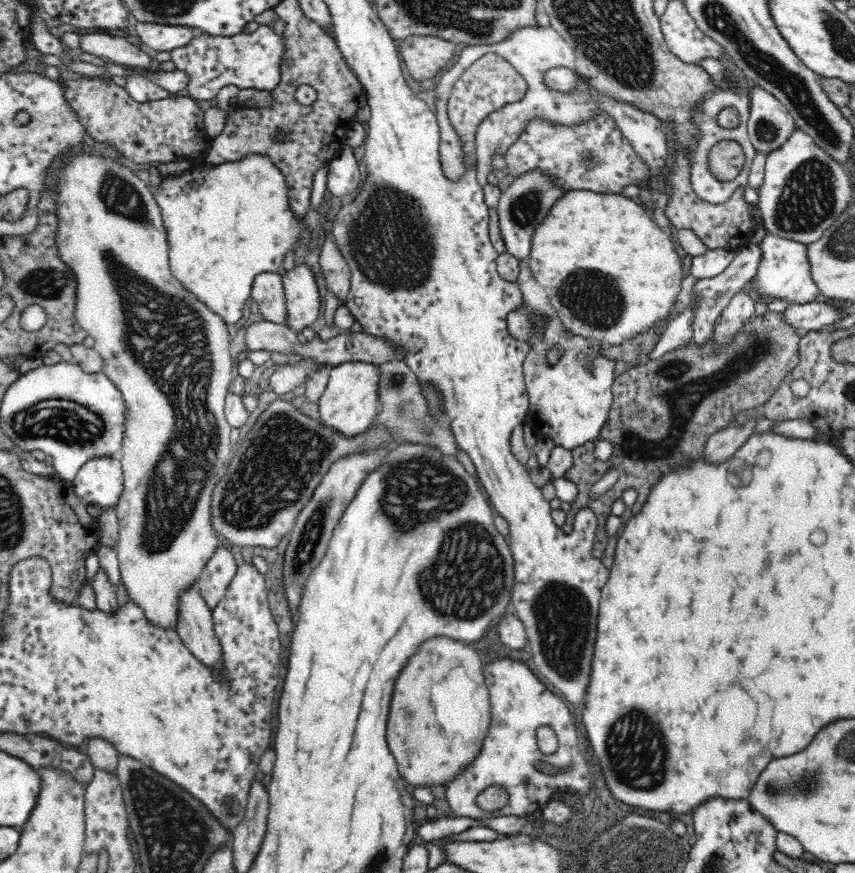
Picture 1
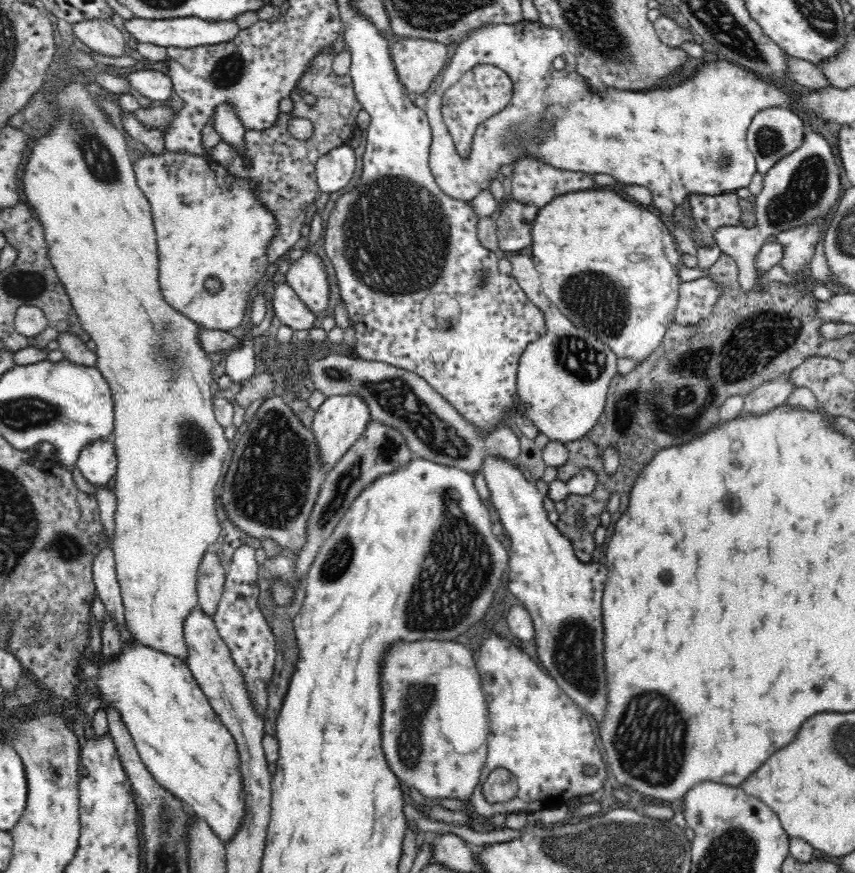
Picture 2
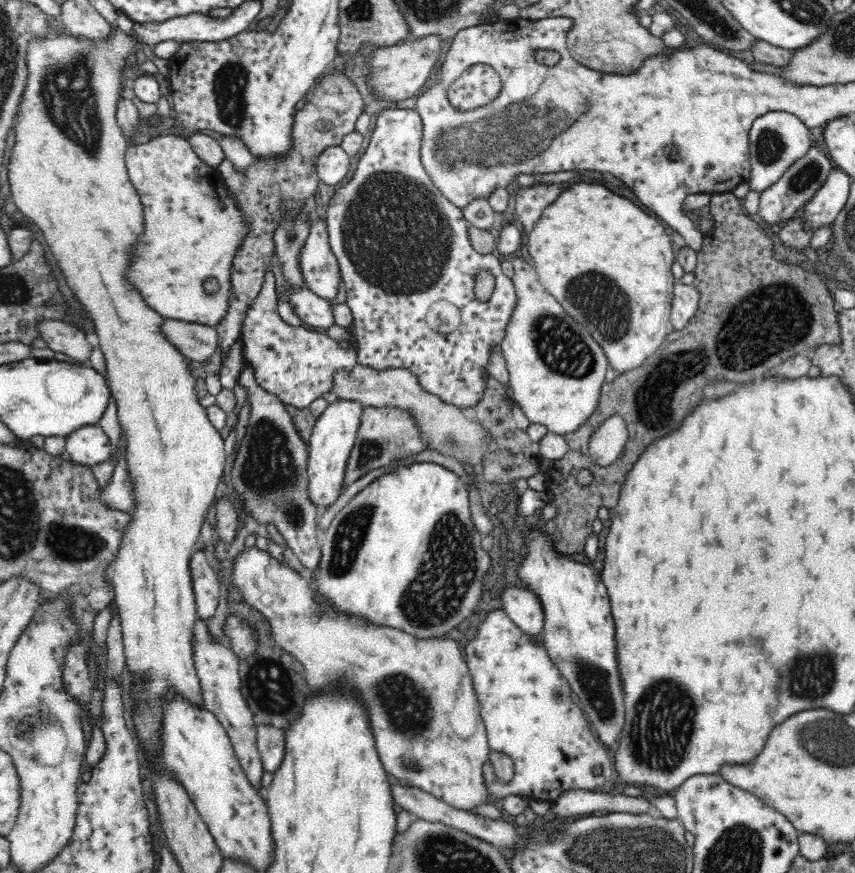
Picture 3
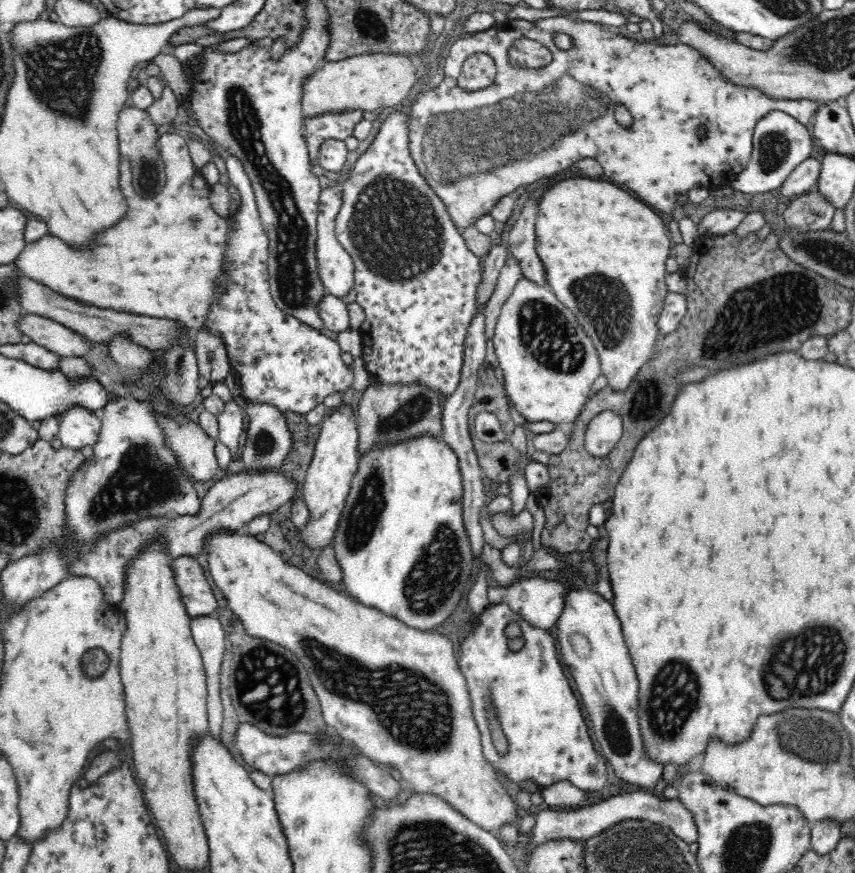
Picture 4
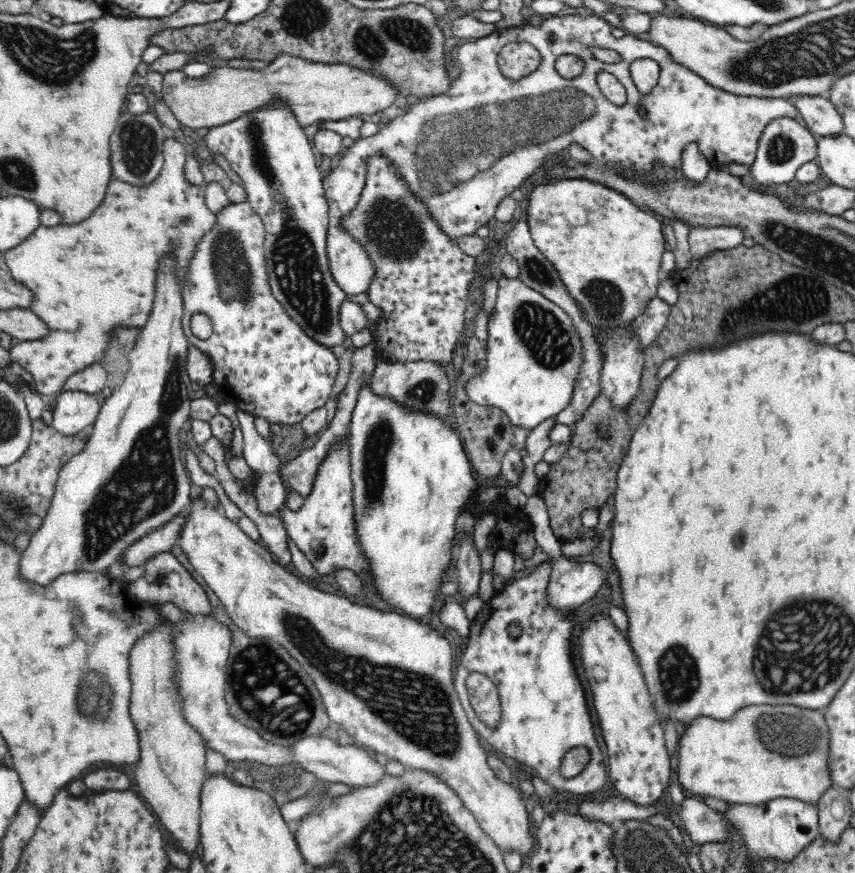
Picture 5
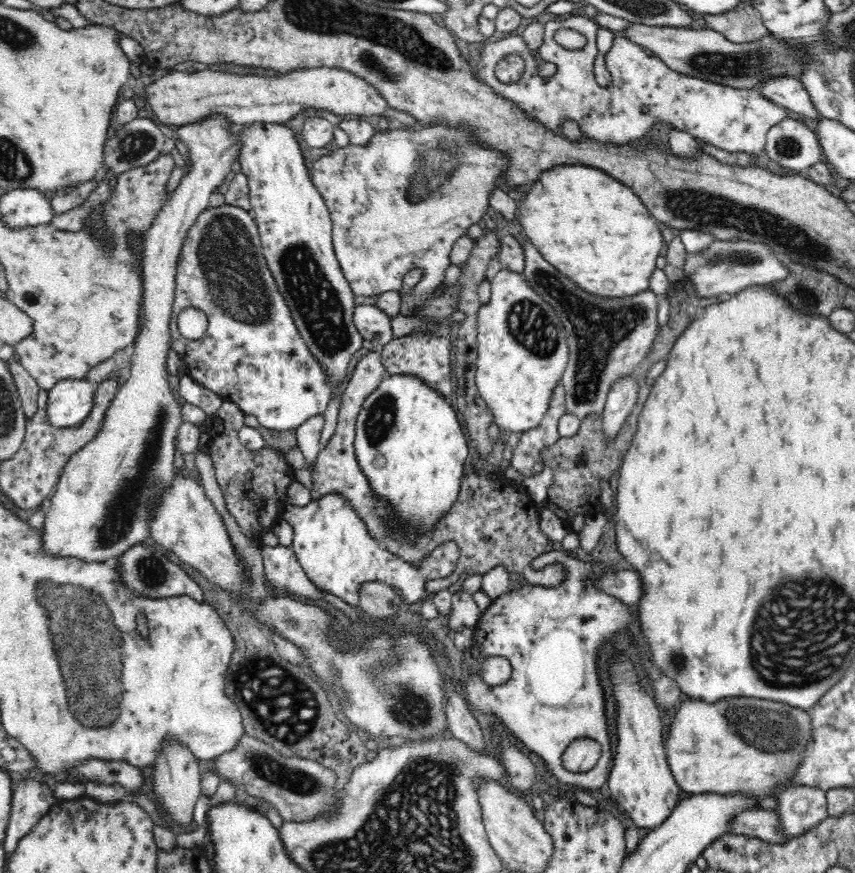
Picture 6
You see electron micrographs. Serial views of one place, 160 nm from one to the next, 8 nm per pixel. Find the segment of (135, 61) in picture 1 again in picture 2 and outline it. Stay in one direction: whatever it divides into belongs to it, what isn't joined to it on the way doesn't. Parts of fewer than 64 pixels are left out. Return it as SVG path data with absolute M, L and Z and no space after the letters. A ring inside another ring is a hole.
M90 18L90 20L72 22L71 28L75 38L97 54L122 56L122 52L127 46L117 22L104 18Z

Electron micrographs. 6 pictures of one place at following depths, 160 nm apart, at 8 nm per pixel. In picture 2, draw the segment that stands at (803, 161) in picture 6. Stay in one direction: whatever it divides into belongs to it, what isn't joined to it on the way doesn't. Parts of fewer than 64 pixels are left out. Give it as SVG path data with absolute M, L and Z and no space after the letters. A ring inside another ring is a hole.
M780 107L767 108L756 113L747 128L747 147L755 156L757 172L764 176L781 158L798 150L804 140L804 122L796 112Z

